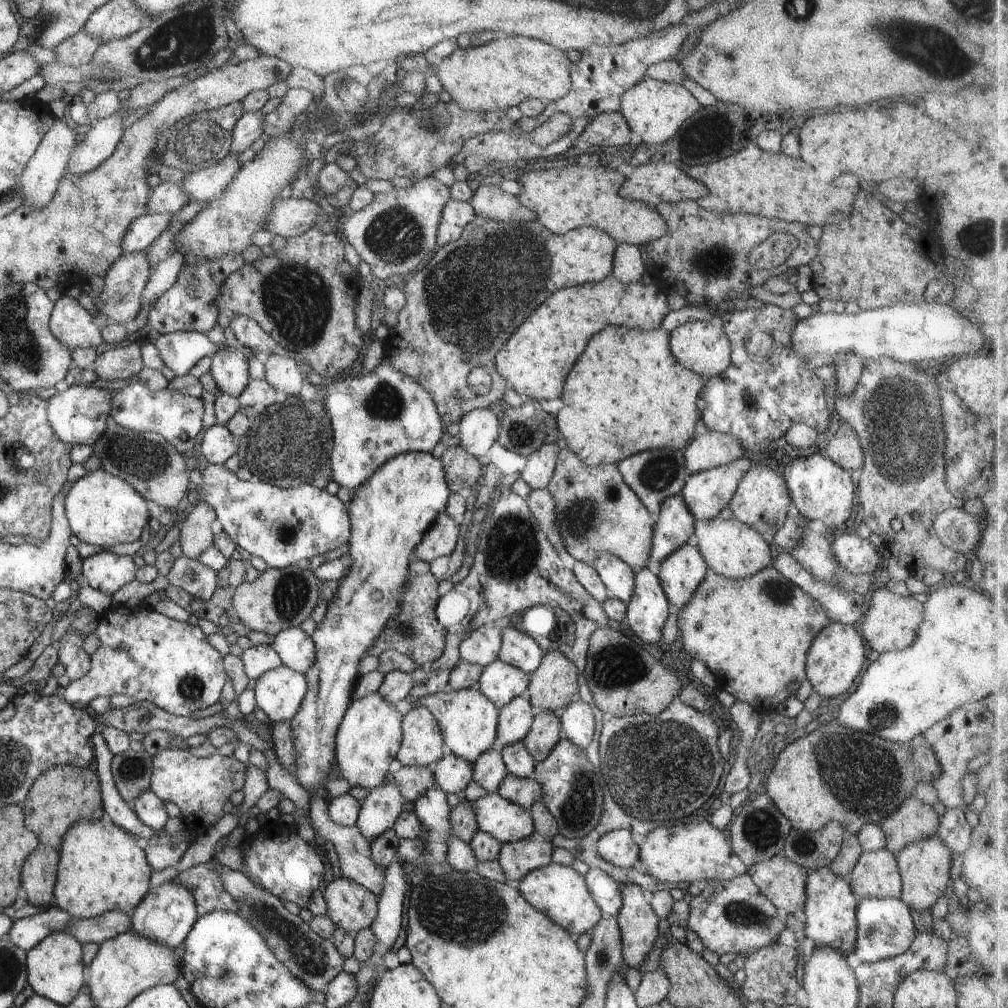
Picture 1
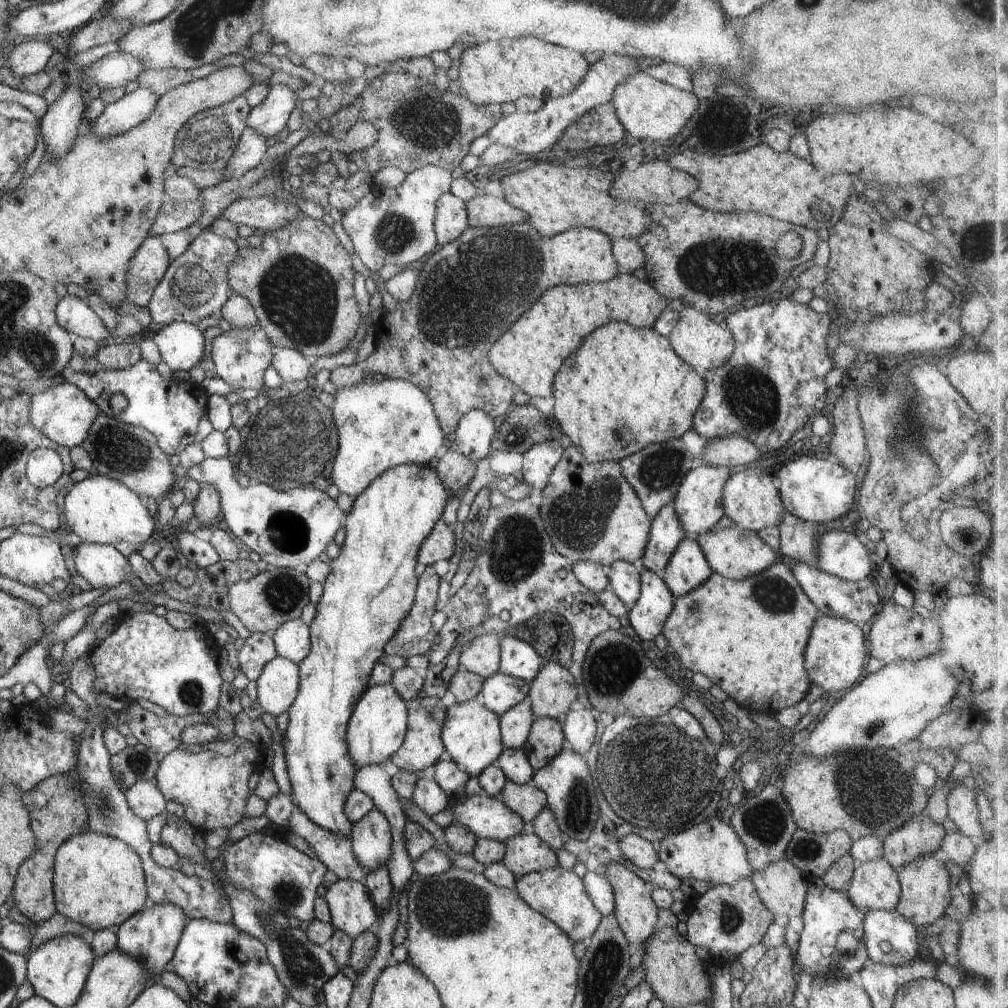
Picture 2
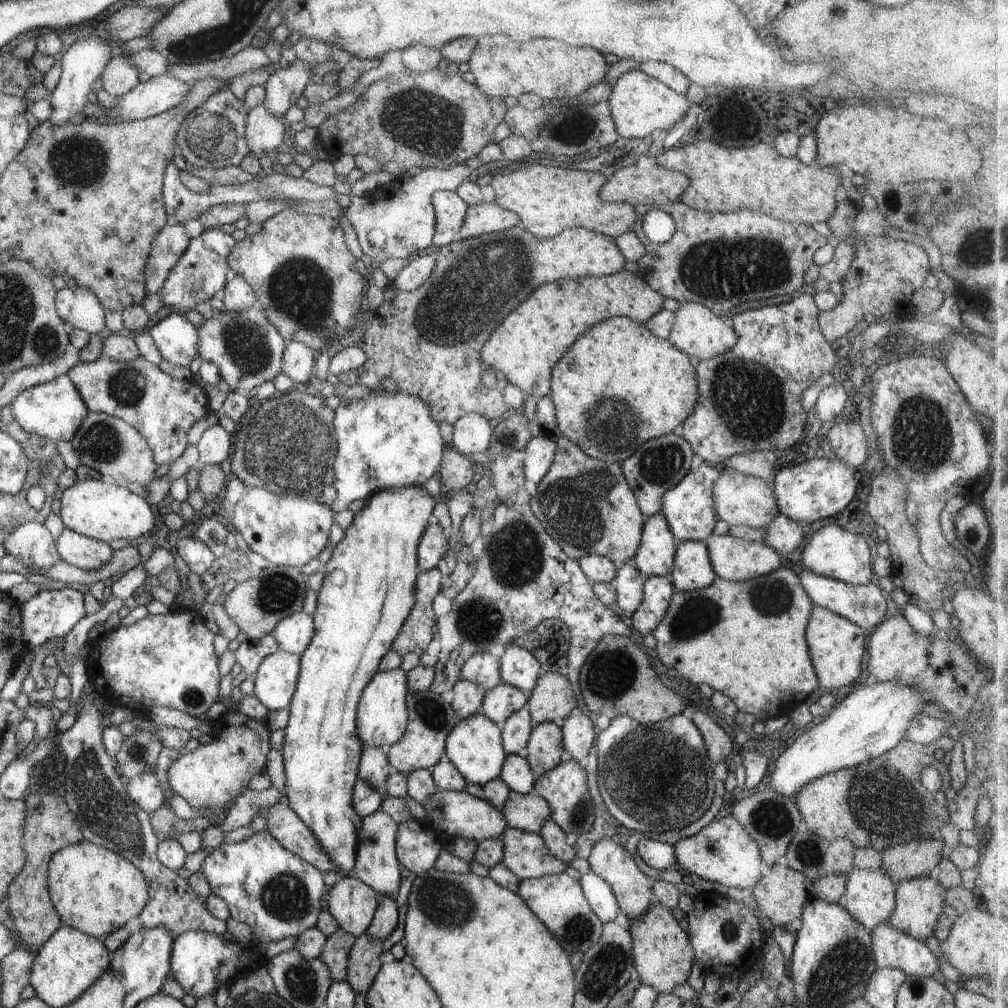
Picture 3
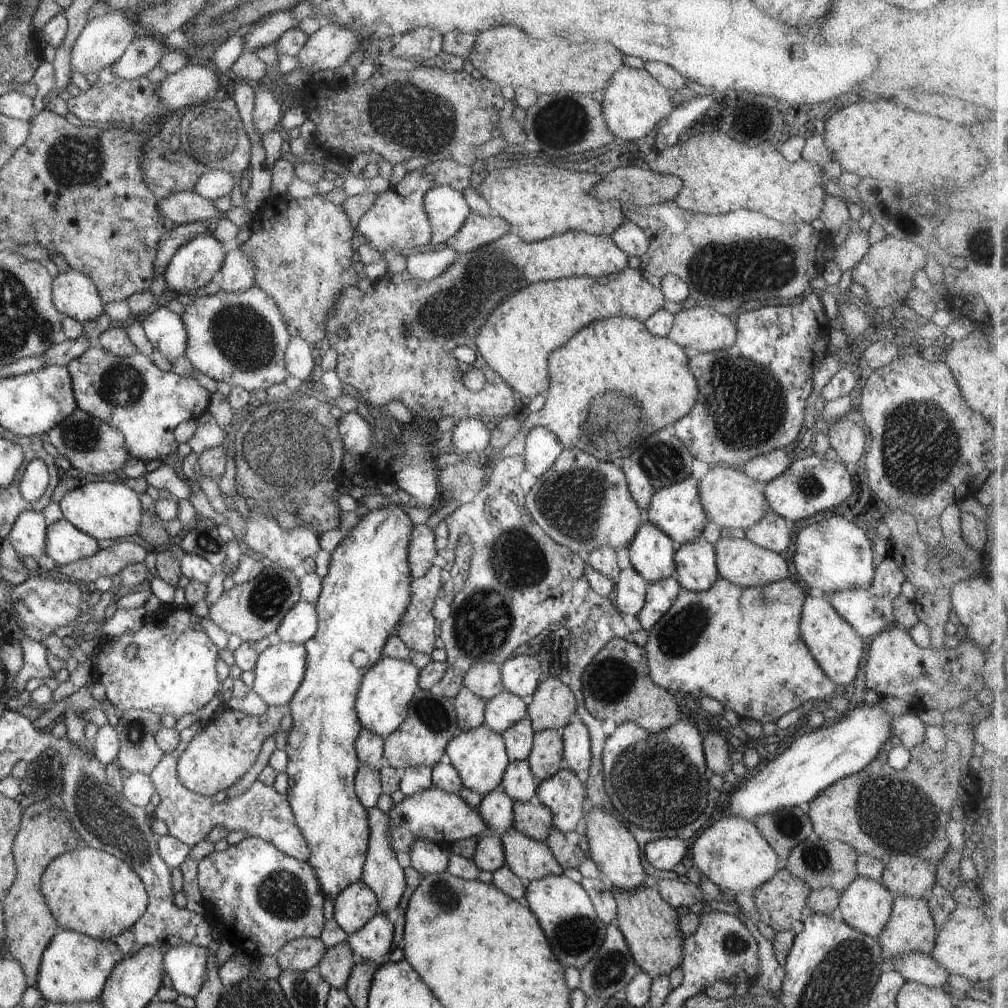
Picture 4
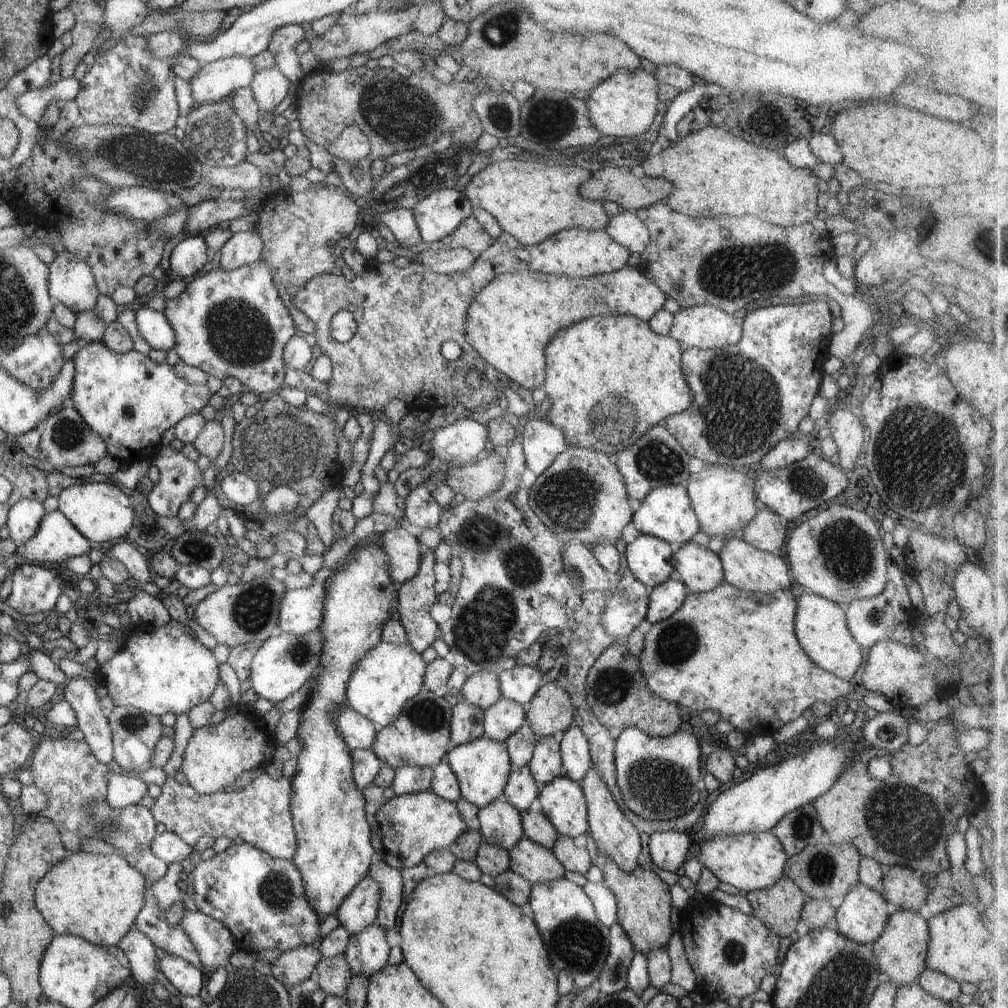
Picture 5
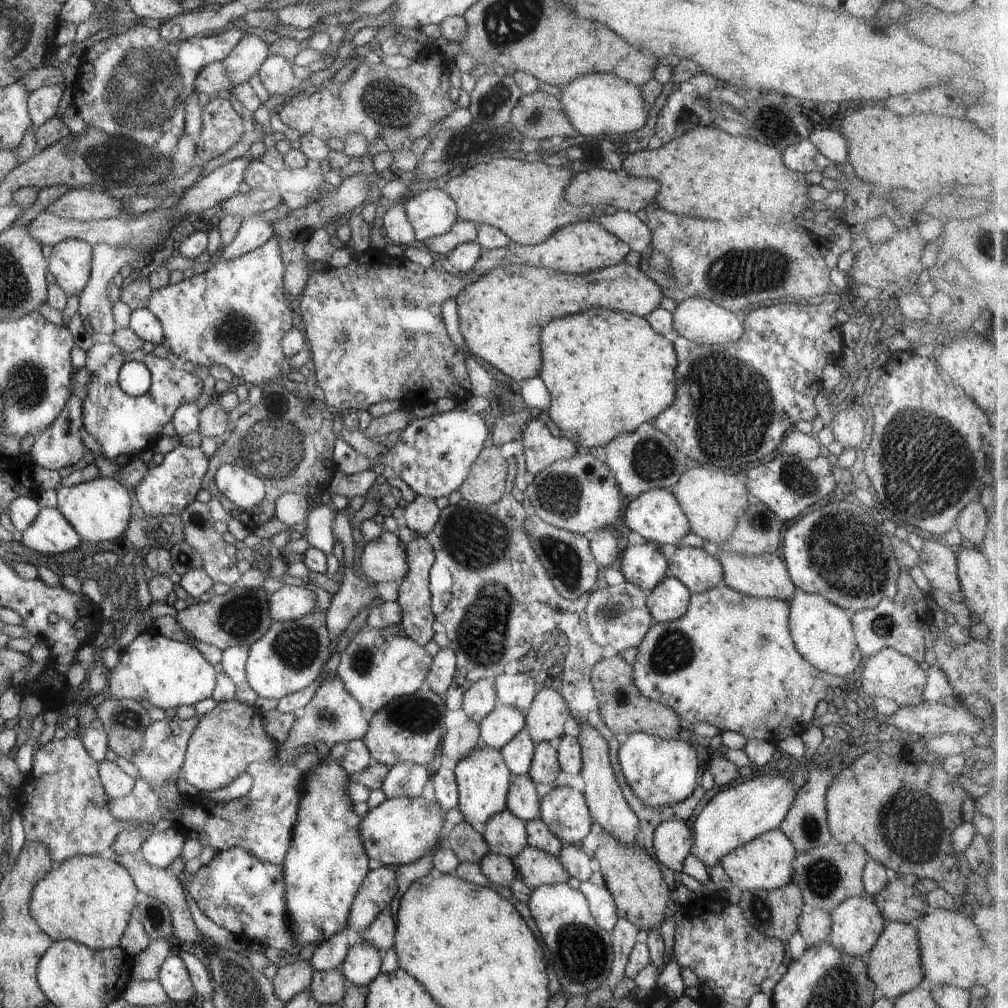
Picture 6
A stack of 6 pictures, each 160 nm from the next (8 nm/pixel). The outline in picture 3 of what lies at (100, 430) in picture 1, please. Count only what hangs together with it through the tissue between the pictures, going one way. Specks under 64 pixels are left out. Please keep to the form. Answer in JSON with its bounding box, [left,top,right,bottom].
[8,374,89,442]

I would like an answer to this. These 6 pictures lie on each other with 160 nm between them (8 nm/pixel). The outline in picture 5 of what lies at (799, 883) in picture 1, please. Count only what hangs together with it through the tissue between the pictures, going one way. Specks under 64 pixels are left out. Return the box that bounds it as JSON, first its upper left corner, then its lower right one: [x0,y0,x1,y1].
[745,875,810,938]

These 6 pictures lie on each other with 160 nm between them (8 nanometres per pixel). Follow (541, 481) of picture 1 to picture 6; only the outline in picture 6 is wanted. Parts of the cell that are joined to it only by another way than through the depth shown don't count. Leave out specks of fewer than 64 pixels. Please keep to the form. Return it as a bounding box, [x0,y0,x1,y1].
[521,414,579,475]

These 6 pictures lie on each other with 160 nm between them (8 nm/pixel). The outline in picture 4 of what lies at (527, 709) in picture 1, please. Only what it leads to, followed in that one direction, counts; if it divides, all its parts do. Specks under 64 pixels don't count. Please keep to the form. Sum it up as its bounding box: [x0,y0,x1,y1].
[501,717,535,762]

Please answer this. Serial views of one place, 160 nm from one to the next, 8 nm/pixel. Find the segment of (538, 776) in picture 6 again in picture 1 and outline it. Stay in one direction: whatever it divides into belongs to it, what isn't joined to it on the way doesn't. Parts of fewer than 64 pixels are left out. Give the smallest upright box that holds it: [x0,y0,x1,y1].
[522,710,561,762]

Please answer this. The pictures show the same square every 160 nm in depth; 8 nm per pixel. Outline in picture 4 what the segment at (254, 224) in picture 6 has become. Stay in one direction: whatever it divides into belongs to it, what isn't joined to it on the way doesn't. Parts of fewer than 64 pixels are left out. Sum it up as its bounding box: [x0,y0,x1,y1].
[220,244,254,292]

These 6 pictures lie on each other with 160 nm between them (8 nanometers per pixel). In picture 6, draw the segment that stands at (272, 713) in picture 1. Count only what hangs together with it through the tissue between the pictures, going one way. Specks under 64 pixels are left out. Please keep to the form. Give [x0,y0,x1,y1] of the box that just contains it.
[245,611,330,700]

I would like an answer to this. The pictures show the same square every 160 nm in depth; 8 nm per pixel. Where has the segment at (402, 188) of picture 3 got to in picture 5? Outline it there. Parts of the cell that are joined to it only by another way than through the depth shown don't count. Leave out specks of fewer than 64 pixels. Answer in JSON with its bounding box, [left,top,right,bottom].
[372,208,423,250]

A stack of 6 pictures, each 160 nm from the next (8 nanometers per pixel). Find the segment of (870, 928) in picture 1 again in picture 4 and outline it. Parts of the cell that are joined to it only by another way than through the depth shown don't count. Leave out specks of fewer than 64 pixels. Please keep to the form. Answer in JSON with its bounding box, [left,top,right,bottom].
[892,952,949,988]

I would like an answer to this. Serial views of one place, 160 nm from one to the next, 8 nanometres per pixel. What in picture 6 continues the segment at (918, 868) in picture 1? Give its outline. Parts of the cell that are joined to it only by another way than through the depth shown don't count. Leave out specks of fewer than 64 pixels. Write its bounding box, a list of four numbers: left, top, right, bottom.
[864,923,925,1000]

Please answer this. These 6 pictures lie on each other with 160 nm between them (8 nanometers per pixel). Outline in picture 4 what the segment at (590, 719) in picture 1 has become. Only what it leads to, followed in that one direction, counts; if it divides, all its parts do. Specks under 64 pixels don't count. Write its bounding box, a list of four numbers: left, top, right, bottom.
[562,718,591,774]

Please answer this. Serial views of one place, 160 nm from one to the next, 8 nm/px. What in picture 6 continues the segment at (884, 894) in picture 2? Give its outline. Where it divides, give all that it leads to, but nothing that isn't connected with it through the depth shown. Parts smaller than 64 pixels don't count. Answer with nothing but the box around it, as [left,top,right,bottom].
[828,896,888,958]

